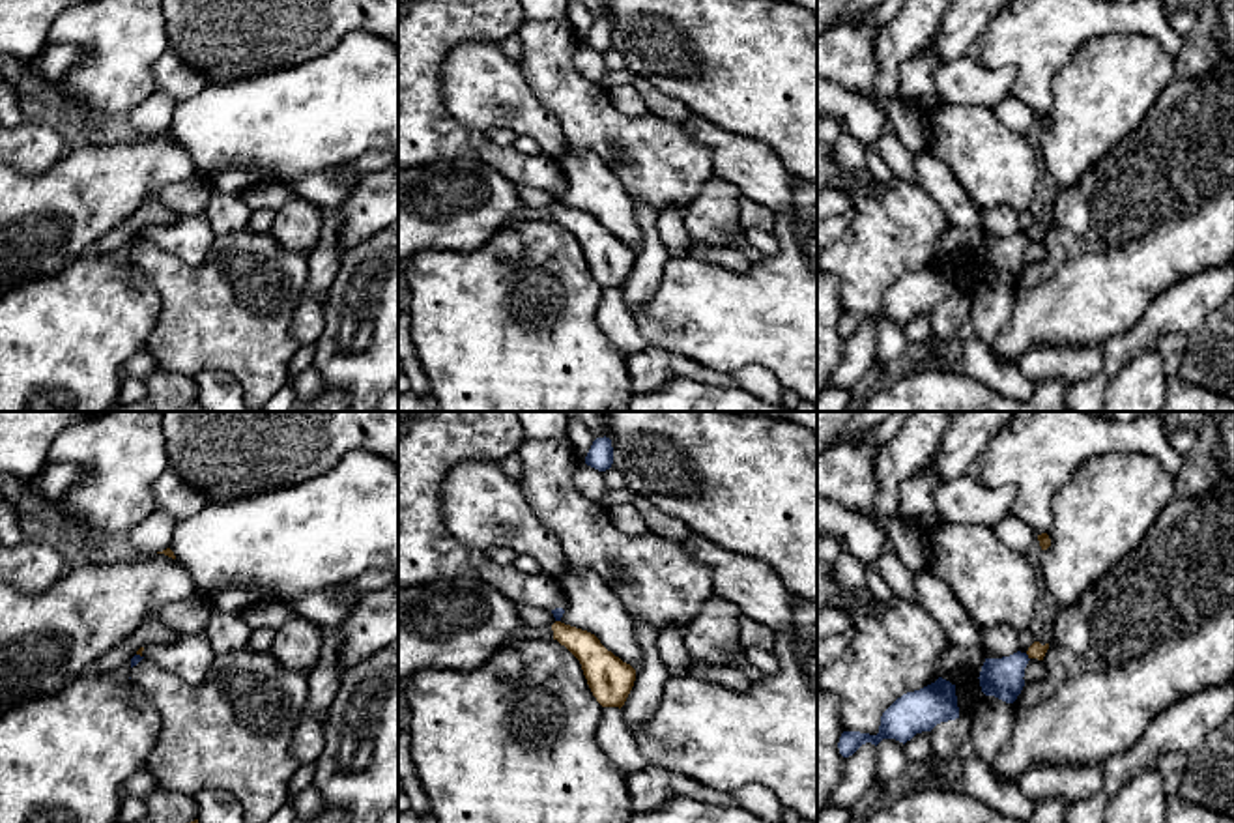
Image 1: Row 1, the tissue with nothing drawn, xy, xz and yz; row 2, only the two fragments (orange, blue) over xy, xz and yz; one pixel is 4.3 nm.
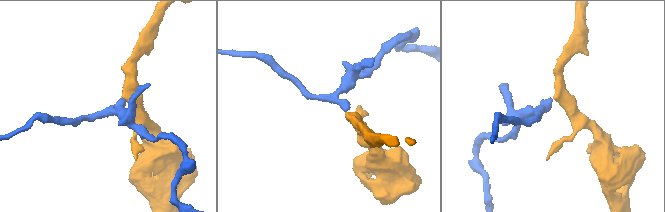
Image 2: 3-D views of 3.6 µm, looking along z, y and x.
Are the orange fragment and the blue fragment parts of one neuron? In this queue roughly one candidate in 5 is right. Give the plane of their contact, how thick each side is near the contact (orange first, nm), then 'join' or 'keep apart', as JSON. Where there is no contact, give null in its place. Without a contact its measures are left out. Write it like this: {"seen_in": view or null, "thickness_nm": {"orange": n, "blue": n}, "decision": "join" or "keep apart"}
{"seen_in": "yz", "thickness_nm": {"orange": 70, "blue": 180}, "decision": "keep apart"}

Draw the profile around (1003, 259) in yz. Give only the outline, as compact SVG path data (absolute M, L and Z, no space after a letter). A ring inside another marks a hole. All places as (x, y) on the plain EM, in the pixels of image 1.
M1021 232L1002 239L985 239L978 258L982 273L1013 284L1025 267L1028 241L1028 236Z

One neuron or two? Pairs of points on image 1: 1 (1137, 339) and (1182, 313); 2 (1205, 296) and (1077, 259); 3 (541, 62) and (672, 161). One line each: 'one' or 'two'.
1: one
2: two
3: one

